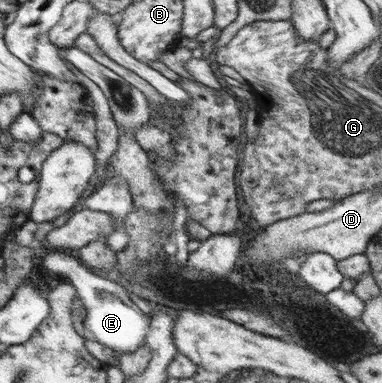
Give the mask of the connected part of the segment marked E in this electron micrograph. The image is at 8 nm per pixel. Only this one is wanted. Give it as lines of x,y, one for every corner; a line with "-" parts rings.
61,249
47,250
43,254
43,265
53,271
66,275
69,283
75,286
79,299
85,307
83,326
86,333
97,342
113,348
115,355
133,352
146,344
146,335
151,327
151,320
129,297
128,290
115,281
107,280
81,265
75,256
61,252

